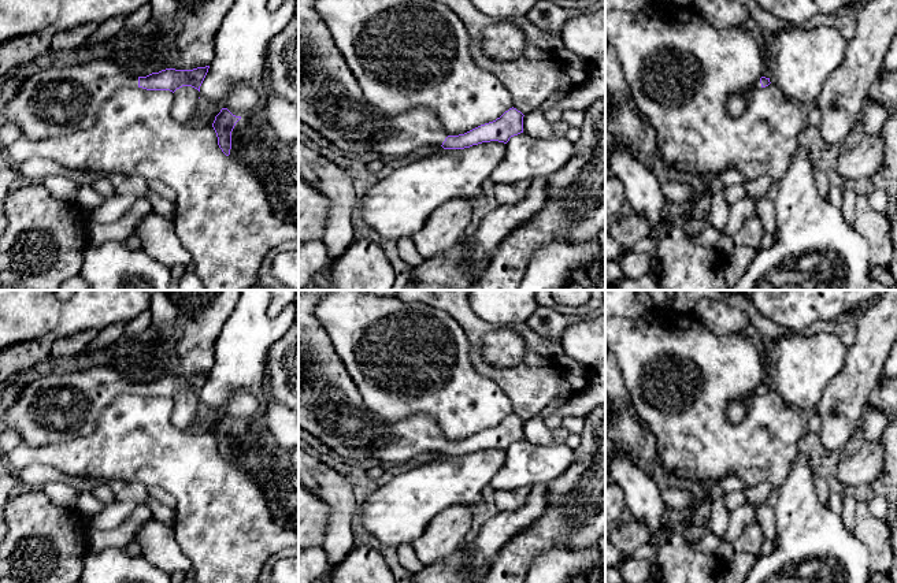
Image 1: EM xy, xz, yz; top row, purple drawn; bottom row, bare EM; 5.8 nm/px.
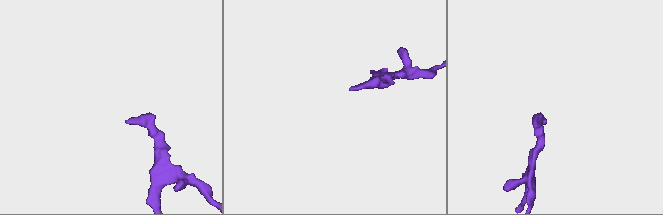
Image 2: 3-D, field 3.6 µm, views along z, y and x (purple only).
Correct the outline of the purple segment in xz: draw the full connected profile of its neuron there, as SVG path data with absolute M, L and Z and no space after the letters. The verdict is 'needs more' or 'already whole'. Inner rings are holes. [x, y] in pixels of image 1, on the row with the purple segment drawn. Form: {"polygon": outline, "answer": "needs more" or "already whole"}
{"polygon": "M299 0L299 119L329 140L336 149L352 156L375 152L394 159L416 155L420 148L433 145L464 149L490 141L507 144L511 137L523 133L525 115L514 107L493 122L464 134L446 135L440 116L430 109L416 108L390 115L370 105L314 3Z", "answer": "needs more"}

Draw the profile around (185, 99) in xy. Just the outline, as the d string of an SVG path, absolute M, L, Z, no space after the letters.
M182 86L174 92L171 116L175 122L185 125L193 114L199 101L199 90L192 86Z

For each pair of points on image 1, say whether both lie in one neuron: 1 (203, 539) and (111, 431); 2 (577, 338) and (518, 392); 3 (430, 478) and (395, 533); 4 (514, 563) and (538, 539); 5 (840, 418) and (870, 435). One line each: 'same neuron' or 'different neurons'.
1: same neuron
2: different neurons
3: same neuron
4: same neuron
5: different neurons

